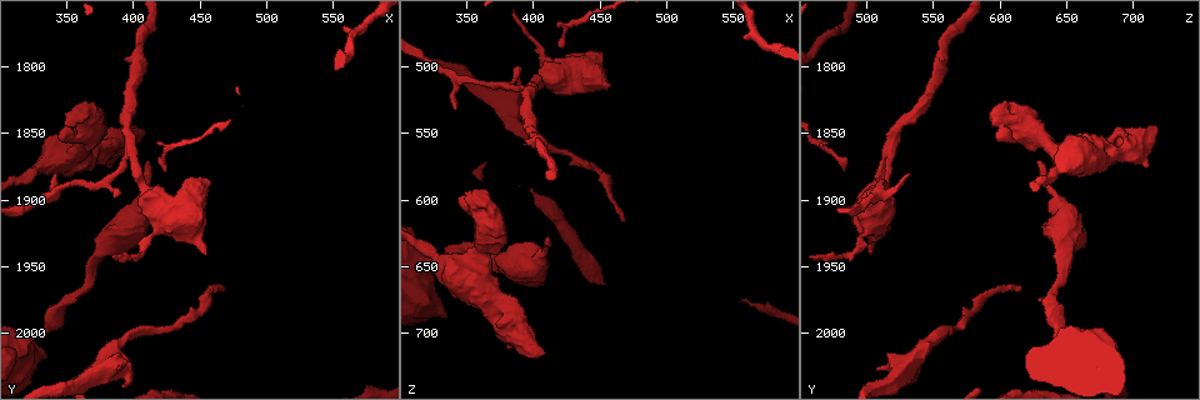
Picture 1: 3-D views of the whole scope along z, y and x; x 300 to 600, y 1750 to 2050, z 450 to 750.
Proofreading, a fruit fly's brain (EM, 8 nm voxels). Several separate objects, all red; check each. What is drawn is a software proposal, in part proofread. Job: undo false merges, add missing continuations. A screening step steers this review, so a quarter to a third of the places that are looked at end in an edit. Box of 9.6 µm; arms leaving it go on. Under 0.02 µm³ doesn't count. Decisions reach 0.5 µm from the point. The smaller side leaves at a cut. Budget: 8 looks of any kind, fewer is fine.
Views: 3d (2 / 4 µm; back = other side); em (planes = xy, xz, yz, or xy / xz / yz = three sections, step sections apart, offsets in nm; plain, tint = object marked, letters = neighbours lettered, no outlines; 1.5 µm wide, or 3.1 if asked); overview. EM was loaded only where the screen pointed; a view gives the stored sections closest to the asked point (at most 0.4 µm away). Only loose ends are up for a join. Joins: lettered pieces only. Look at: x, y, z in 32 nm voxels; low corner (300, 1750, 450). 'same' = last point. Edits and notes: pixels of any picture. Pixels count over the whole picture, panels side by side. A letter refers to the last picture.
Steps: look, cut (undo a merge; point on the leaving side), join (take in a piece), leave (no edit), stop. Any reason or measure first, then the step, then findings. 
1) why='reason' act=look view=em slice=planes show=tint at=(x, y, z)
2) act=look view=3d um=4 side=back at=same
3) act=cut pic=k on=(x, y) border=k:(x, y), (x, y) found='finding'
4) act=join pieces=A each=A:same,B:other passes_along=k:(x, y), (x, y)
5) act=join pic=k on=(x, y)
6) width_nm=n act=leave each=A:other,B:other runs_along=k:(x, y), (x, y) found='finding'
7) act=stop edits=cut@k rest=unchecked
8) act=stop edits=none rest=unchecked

why='free end' act=look view=em slice=planes show=tint at=(384, 1898, 500)

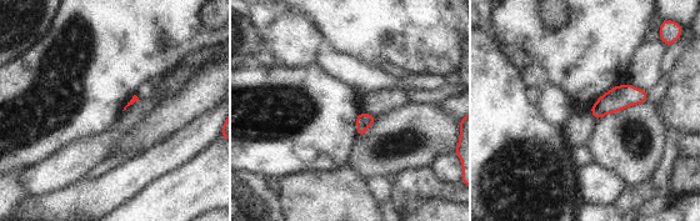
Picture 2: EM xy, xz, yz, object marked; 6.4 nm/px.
why='what lies round it' act=look view=em slice=planes show=letters at=same

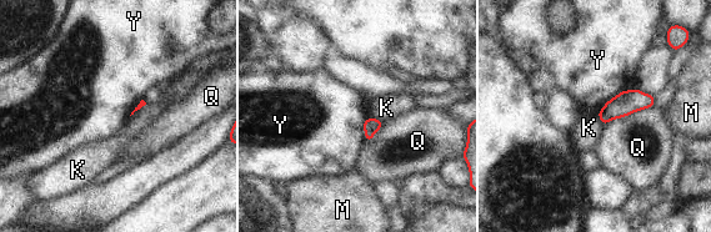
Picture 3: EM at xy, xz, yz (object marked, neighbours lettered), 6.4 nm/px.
act=leave each=K:other,M:other,Q:other,Y:other found='none of them fits'

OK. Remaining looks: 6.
why='thick turns thin' act=look view=em slice=xy step=4 show=letters at=(328, 1878, 644)

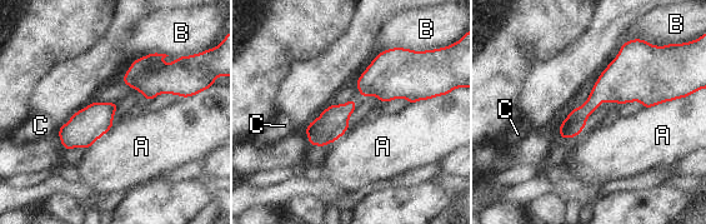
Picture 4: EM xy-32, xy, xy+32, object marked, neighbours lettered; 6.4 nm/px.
width_nm=140 act=leave each=A:other,B:other,C:other found='all the same neuron'

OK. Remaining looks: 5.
why='long arm stops here' act=look view=em slice=yz step=8 show=plain at=(414, 1870, 628)

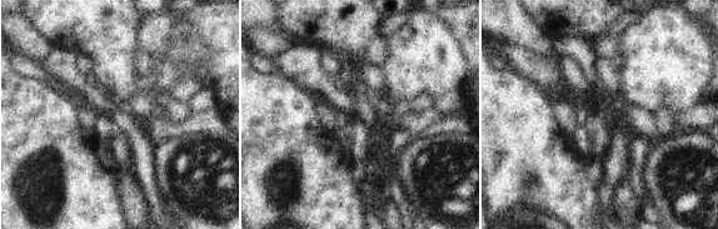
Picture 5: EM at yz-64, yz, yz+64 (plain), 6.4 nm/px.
why='see the neighbours' act=look view=em slice=yz step=8 show=letters at=same

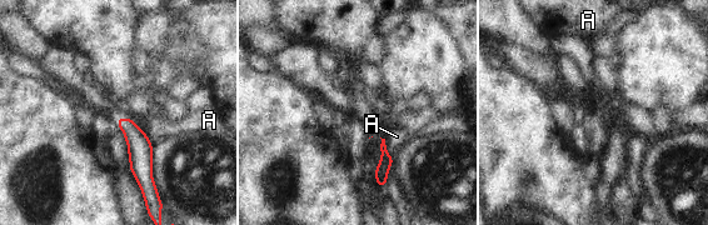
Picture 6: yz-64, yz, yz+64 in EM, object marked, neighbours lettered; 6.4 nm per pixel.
act=leave each=A:other found='none of them fits'

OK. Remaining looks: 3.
act=stop edits=none rest=unchecked

